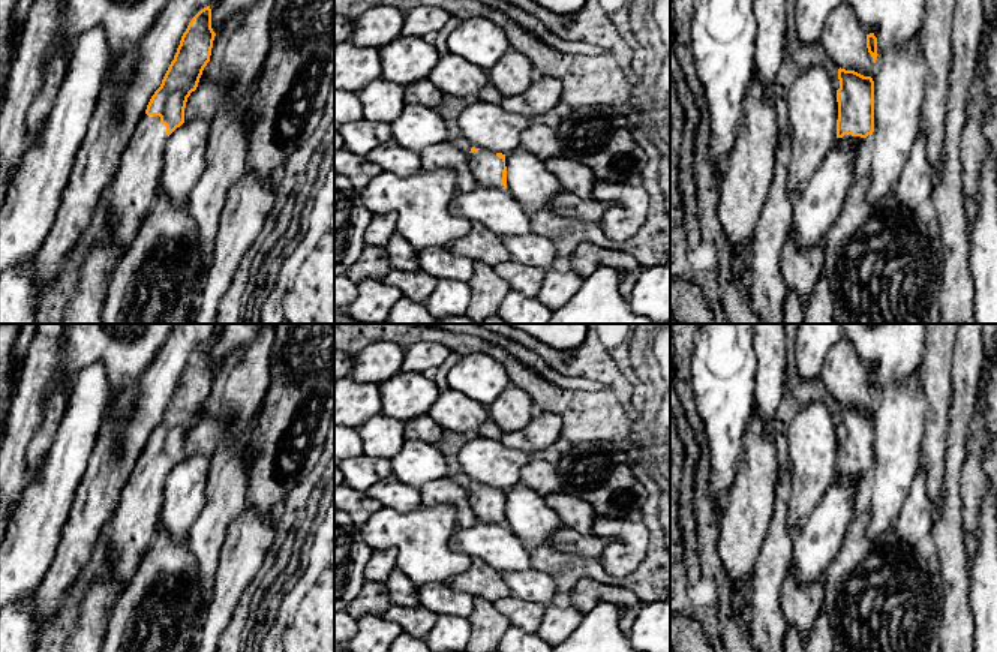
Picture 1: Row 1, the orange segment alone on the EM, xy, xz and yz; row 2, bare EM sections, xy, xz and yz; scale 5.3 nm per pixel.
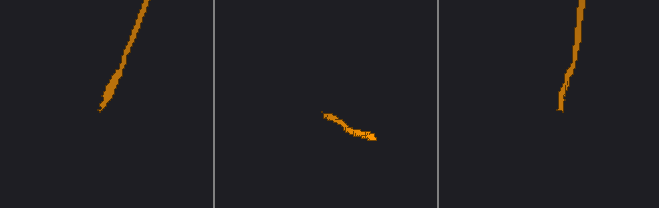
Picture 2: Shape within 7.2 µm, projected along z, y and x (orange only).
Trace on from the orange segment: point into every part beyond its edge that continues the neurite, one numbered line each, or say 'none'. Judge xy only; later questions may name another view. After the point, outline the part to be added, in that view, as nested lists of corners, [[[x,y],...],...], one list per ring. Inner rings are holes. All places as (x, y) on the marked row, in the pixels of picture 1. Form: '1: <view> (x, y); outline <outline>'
1: xy (134, 191); outline [[[144,114],[106,192],[105,240],[123,252],[139,232],[157,198],[168,138],[160,117]]]

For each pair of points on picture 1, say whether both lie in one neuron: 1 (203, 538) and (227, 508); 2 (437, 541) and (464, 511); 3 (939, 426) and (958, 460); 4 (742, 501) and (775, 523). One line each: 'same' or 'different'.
1: same
2: different
3: different
4: different

